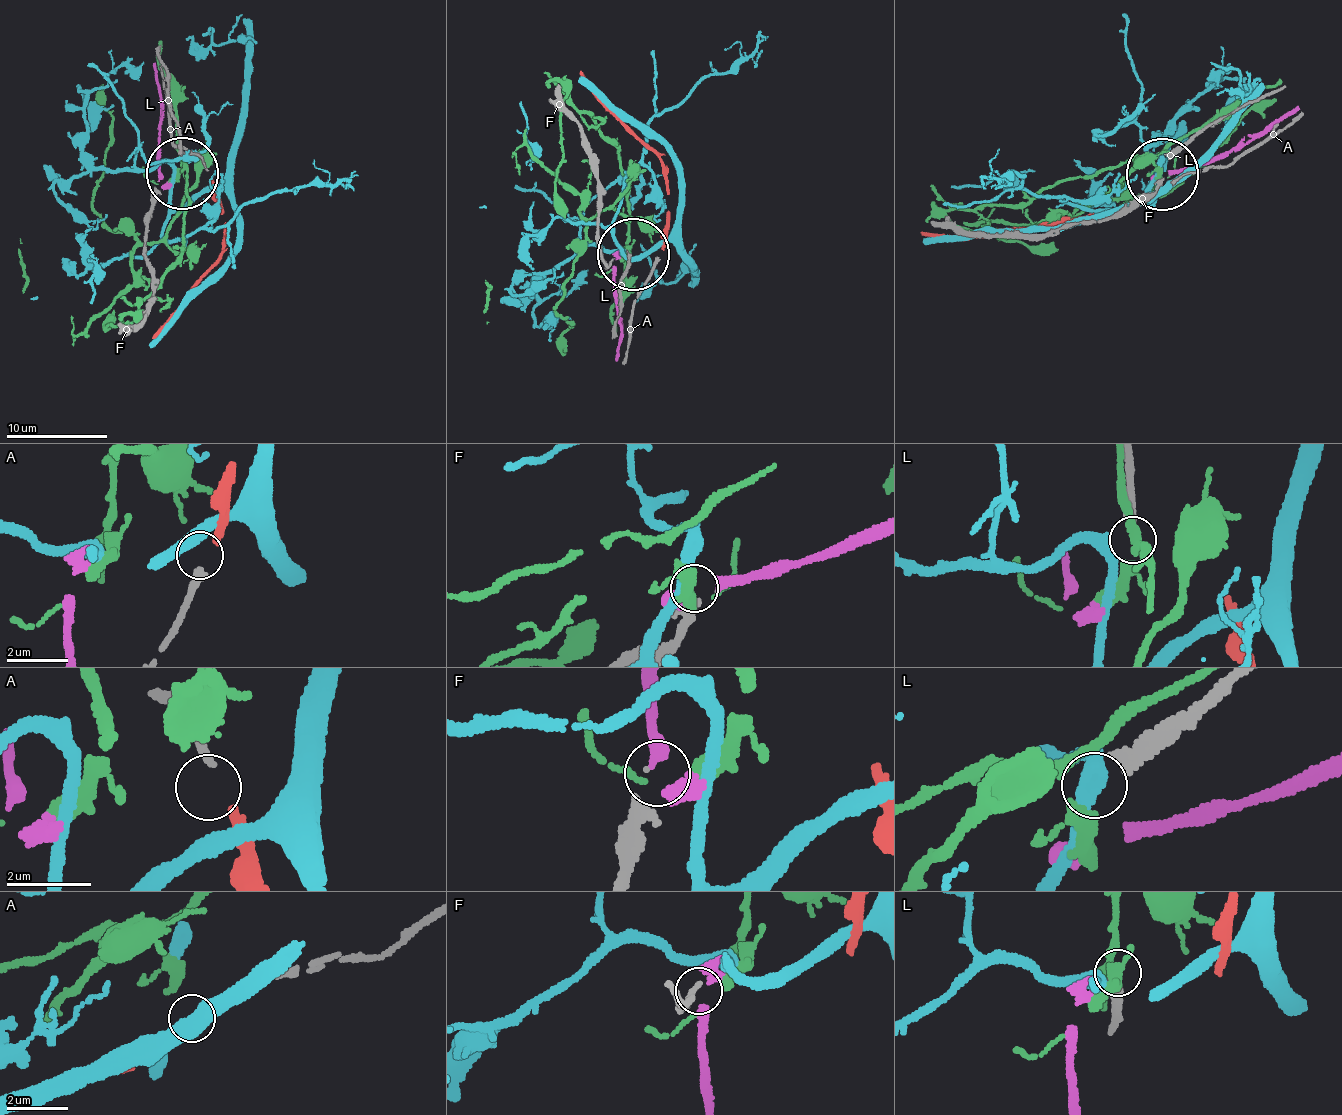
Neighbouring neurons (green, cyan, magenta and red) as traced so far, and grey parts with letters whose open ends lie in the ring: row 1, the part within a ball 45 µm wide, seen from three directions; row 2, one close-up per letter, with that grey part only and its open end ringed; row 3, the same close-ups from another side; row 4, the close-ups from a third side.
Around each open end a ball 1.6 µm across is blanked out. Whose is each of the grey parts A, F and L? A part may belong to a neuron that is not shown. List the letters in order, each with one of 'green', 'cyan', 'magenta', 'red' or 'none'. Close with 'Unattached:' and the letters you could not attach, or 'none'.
A: red
F: magenta
L: none
Unattached: L

